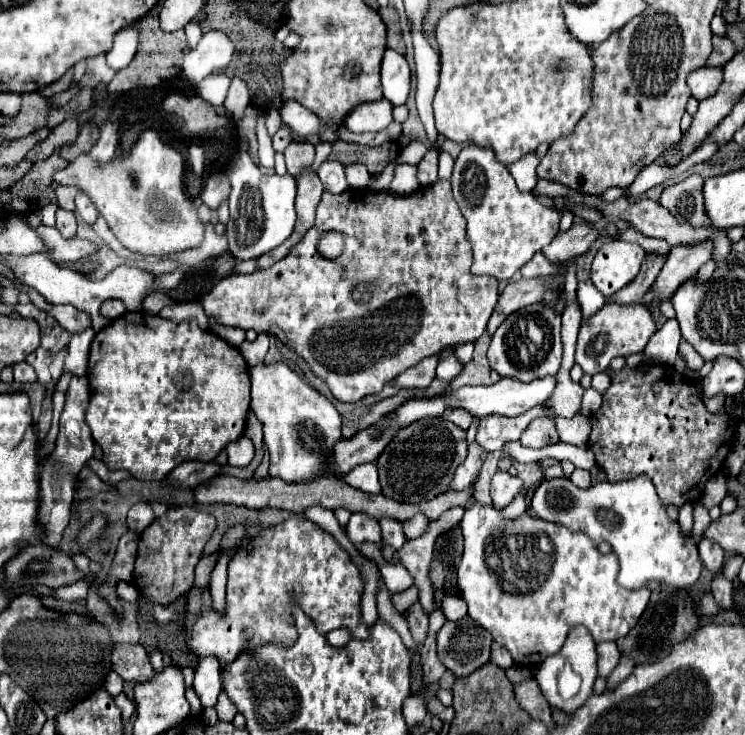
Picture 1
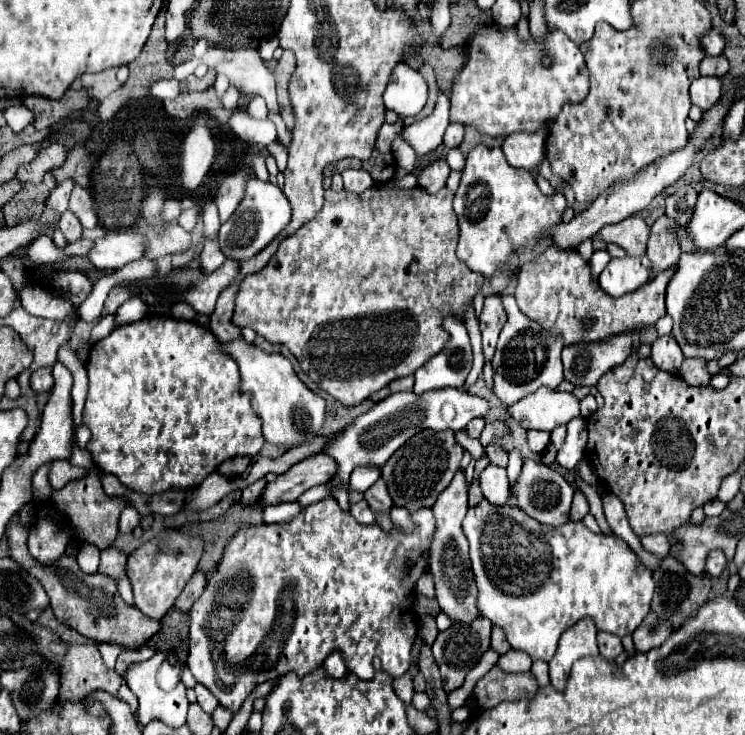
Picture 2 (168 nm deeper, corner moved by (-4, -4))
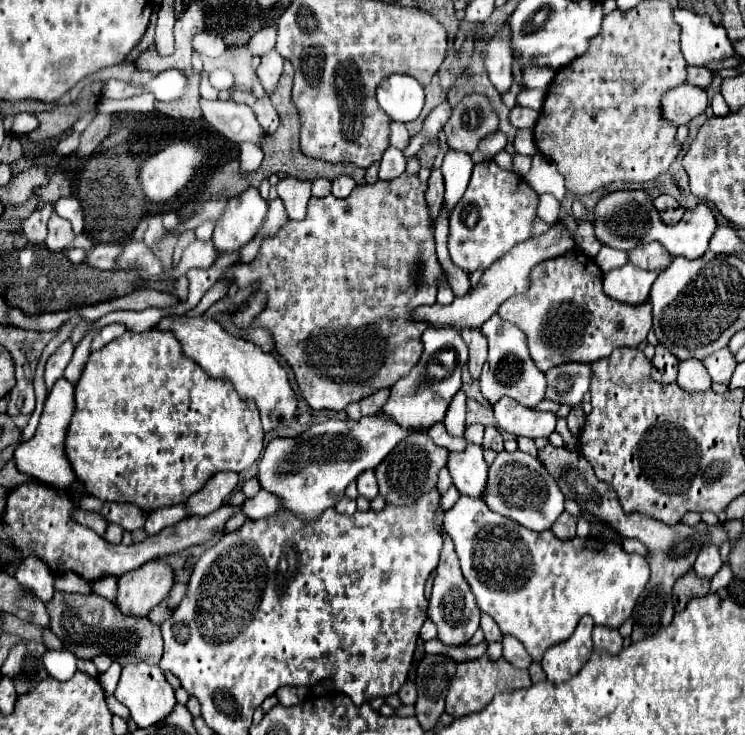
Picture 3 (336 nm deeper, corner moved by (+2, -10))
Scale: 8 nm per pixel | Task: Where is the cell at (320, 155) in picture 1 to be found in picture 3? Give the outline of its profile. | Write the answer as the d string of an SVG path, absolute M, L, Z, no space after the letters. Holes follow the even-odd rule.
M286 177L276 185L280 199L284 199L290 219L304 219L308 199L311 198L311 186L310 181L298 181L292 177Z

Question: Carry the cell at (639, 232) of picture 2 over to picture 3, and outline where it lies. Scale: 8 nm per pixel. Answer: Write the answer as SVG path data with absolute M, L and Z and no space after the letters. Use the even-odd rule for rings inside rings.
M650 243L630 251L630 261L646 271L660 271L670 265L672 255L660 243Z

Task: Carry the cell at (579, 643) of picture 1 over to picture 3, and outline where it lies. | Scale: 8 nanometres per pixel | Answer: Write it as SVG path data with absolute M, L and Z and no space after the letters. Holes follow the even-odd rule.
M588 615L582 617L570 639L550 647L550 651L544 653L540 665L546 671L548 681L564 683L582 669L592 653L592 627L592 619Z

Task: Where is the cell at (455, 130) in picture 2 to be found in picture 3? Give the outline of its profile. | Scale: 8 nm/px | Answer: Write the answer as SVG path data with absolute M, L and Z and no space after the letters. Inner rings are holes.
M468 93L452 109L448 123L444 125L444 135L450 149L474 153L478 143L496 133L496 129L498 115L488 97L484 93Z

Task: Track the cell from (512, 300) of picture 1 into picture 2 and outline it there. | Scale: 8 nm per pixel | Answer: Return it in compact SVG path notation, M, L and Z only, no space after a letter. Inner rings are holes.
M488 295L484 299L484 309L480 315L480 331L482 331L482 347L486 361L492 361L496 351L496 339L502 331L502 325L506 323L506 311L502 309L502 297Z

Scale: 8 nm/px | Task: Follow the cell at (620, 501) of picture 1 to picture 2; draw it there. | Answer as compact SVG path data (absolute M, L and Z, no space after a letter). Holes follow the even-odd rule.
M526 461L522 465L522 475L518 479L518 485L512 489L512 495L516 497L516 507L526 511L532 519L536 519L542 525L558 527L570 521L572 485L558 471L544 465L542 461Z

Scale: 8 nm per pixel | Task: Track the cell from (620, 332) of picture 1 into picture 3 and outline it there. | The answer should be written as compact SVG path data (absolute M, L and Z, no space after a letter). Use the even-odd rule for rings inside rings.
M564 363L552 367L546 373L546 395L544 399L576 407L582 403L584 393L590 389L590 365Z

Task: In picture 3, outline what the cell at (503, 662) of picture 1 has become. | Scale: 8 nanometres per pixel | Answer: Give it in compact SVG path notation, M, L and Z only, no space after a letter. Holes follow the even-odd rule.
M482 615L482 621L480 621L480 627L482 627L482 631L484 631L484 635L486 635L486 641L490 643L490 641L502 641L502 633L500 633L500 629L498 629L498 625L496 625L496 621L490 617L490 615Z

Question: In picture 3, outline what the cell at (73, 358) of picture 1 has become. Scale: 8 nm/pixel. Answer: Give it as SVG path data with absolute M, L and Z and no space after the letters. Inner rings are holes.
M62 377L56 381L56 385L46 397L36 435L30 441L18 445L18 449L14 451L14 461L22 473L32 475L38 481L52 483L52 487L58 487L58 489L68 489L72 485L72 479L76 479L76 475L64 453L64 441L66 441L66 431L68 431L72 413L74 413L74 385L70 385Z

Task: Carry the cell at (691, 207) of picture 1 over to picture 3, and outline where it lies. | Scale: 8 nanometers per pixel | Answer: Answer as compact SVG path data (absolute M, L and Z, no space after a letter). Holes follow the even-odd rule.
M658 195L658 197L654 199L654 207L656 207L658 211L676 209L676 207L678 207L678 201L676 201L674 197L670 197L670 195Z

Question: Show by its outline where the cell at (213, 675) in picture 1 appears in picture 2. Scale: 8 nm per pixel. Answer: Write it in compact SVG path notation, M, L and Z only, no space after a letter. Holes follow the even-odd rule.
M196 685L194 691L196 691L196 697L198 697L198 705L200 705L206 713L214 713L214 709L218 707L218 699L210 693L210 689L206 689L204 685Z

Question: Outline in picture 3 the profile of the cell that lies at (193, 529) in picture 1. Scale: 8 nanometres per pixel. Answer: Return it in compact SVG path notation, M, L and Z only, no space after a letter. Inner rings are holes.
M148 561L118 579L116 605L122 615L144 617L172 589L174 573L164 561Z

